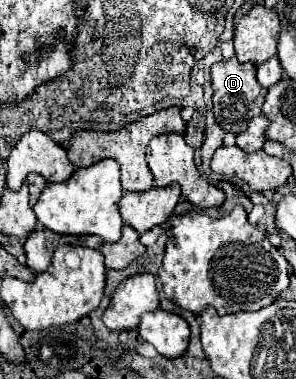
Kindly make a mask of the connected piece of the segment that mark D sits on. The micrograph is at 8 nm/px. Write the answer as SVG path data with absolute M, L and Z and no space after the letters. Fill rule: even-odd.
M235 57L229 61L219 61L211 67L211 83L213 83L213 111L215 121L227 133L239 135L247 129L247 123L261 113L267 89L263 89L255 79L253 63L239 63Z

